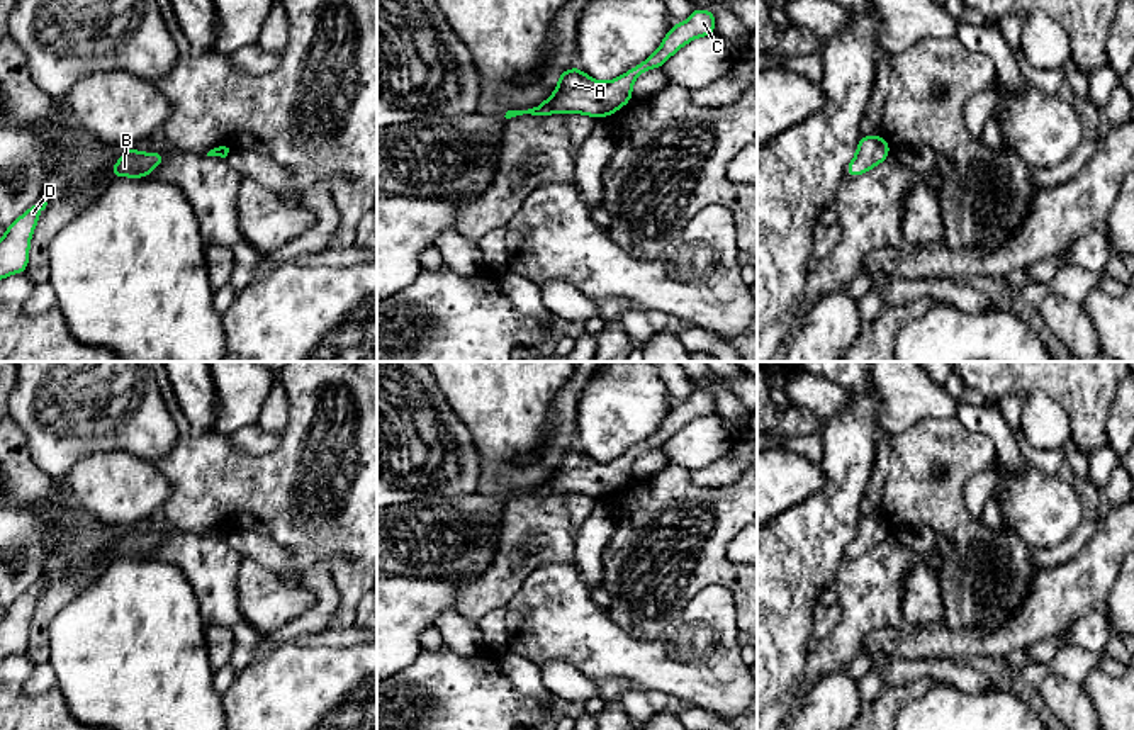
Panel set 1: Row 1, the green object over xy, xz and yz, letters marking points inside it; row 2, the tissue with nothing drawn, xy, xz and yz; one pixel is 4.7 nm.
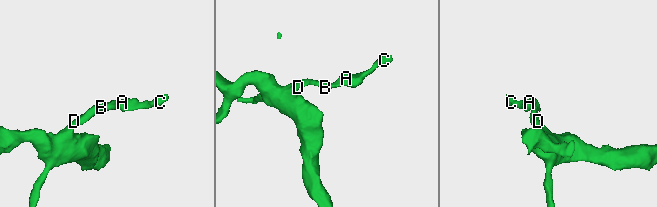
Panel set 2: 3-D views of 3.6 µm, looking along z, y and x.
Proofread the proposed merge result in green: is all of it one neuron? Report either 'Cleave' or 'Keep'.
Keep

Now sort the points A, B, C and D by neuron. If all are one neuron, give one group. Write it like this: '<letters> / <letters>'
A B C D

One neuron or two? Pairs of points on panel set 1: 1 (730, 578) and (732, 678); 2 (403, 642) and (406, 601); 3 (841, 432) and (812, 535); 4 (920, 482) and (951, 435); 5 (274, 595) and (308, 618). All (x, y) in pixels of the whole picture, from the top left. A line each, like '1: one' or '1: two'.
1: two
2: one
3: one
4: one
5: two

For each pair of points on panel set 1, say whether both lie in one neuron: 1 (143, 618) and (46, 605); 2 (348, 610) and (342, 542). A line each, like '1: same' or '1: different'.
1: different
2: same

